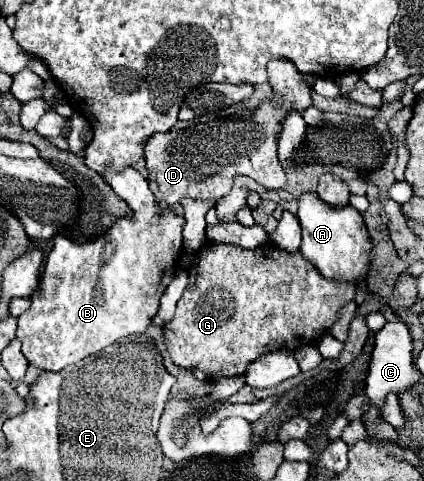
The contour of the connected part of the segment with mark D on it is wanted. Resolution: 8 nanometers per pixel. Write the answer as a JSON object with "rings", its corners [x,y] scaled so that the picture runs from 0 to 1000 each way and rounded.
{"rings":[[[646,123],[632,135],[642,143],[642,210],[651,214],[613,214],[599,231],[575,239],[542,239],[425,272],[368,277],[349,289],[340,306],[344,351],[354,360],[354,393],[377,435],[401,435],[439,410],[476,416],[533,410],[547,393],[552,364],[590,364],[604,380],[632,393],[670,389],[675,360],[651,326],[660,268],[684,231],[712,239],[736,218],[736,185],[689,127]]]}

